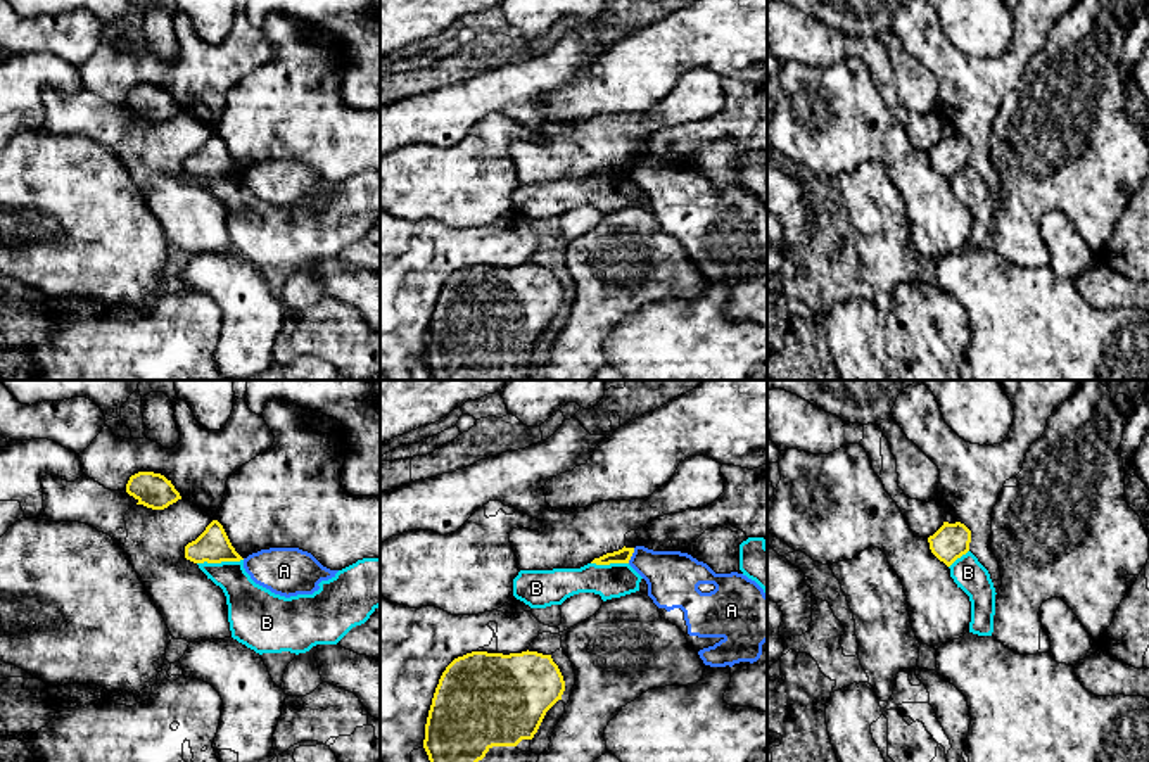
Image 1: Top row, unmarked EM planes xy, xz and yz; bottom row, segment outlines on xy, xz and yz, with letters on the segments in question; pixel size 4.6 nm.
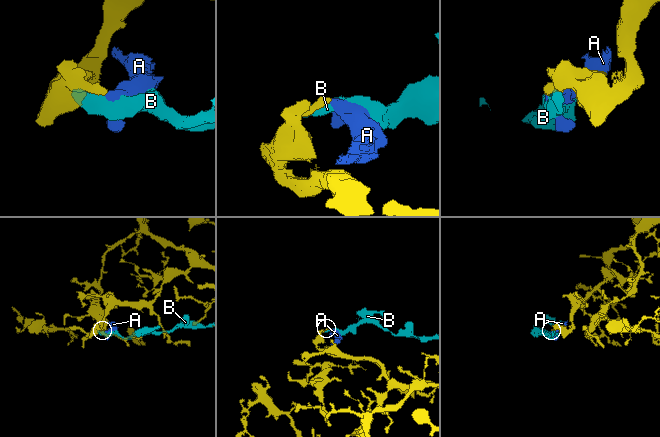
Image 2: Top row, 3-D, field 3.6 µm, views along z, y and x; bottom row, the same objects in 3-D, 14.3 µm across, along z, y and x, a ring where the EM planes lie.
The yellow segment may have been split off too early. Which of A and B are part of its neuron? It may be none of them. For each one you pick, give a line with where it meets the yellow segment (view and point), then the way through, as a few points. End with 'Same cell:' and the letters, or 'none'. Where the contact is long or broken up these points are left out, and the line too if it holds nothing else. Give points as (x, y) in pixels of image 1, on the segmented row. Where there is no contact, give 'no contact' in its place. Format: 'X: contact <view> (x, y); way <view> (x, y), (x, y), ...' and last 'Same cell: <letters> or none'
Same cell: none

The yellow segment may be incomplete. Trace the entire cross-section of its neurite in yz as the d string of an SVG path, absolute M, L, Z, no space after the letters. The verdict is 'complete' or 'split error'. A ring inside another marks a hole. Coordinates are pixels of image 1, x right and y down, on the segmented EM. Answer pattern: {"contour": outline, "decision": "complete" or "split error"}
{"contour": "M943 522L943 525L928 537L928 543L931 553L950 567L957 558L969 551L971 530L961 522Z", "decision": "complete"}

